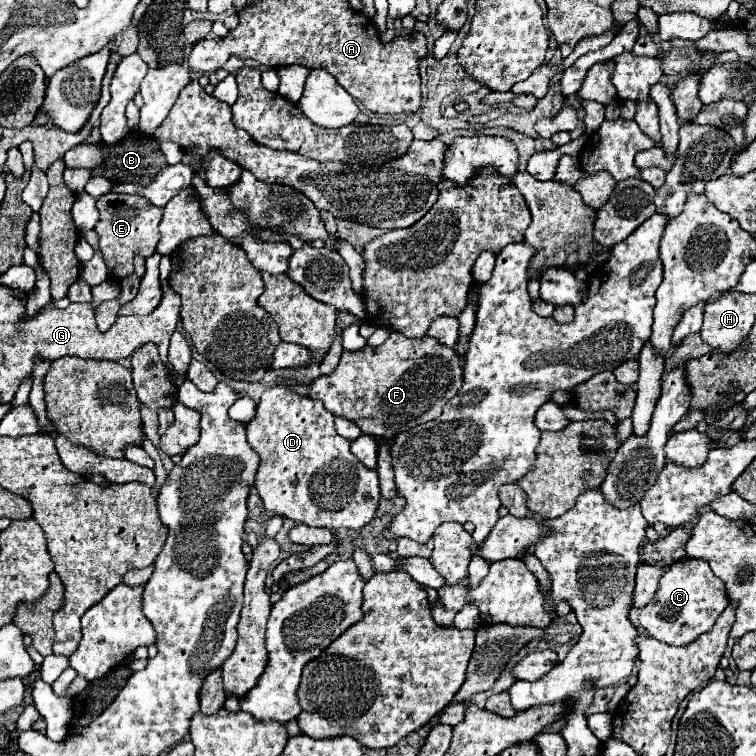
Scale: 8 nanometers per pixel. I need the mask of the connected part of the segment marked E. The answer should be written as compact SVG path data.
M112 192L100 196L96 202L96 208L100 212L100 220L94 230L100 236L100 250L108 266L108 278L112 282L122 282L128 274L134 272L134 266L132 266L134 256L147 258L156 252L156 246L160 240L158 224L162 220L162 208L154 206L144 196L112 194Z

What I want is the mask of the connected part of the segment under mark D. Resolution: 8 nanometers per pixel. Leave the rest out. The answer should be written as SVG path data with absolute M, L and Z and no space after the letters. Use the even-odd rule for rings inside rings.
M272 386L262 394L258 414L246 426L246 432L250 446L260 454L260 466L256 472L254 486L268 512L274 512L282 518L290 518L294 522L322 526L330 530L358 530L372 520L381 498L376 470L364 468L364 464L360 464L360 460L350 452L350 440L344 440L340 434L336 434L334 414L328 412L322 402L312 400L308 396L300 396L298 392L286 386Z

